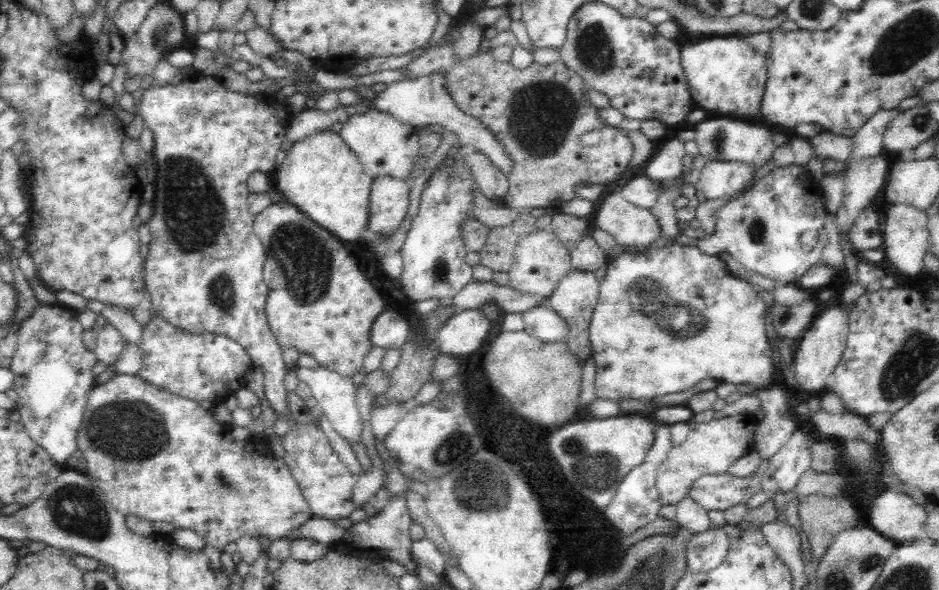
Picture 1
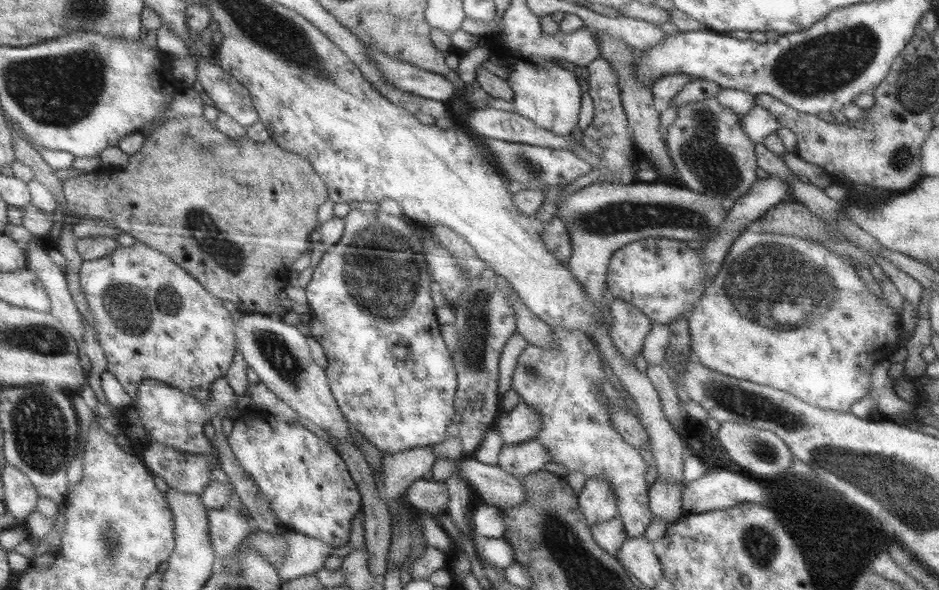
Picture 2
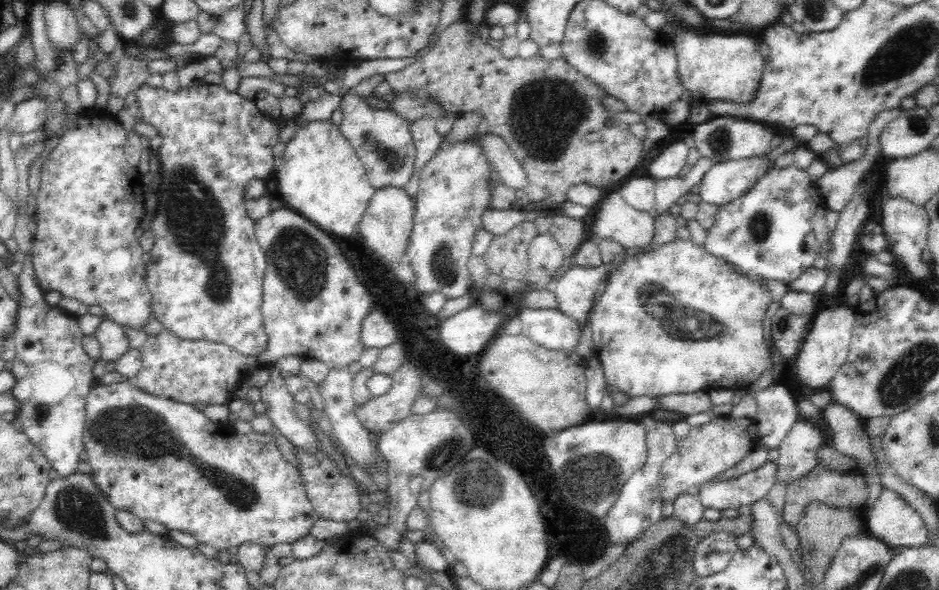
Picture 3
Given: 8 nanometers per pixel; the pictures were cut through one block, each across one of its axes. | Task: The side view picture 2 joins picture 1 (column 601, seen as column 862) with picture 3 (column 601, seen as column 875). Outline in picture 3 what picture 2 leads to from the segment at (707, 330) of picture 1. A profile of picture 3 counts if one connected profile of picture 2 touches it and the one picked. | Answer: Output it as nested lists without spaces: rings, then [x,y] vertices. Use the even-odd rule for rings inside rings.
[[[676,238],[673,241],[661,244],[658,248],[652,248],[646,253],[627,256],[609,274],[605,290],[598,298],[598,304],[594,306],[589,316],[592,340],[604,371],[605,388],[618,388],[630,399],[638,396],[662,397],[699,390],[709,391],[714,388],[728,388],[734,391],[740,388],[748,388],[750,384],[760,378],[760,374],[768,368],[771,362],[770,352],[762,330],[762,320],[768,312],[769,302],[772,302],[770,293],[758,277],[754,277],[754,275],[745,276],[745,274],[736,272],[731,263],[714,256],[705,249],[704,245],[694,244],[690,239]]]

